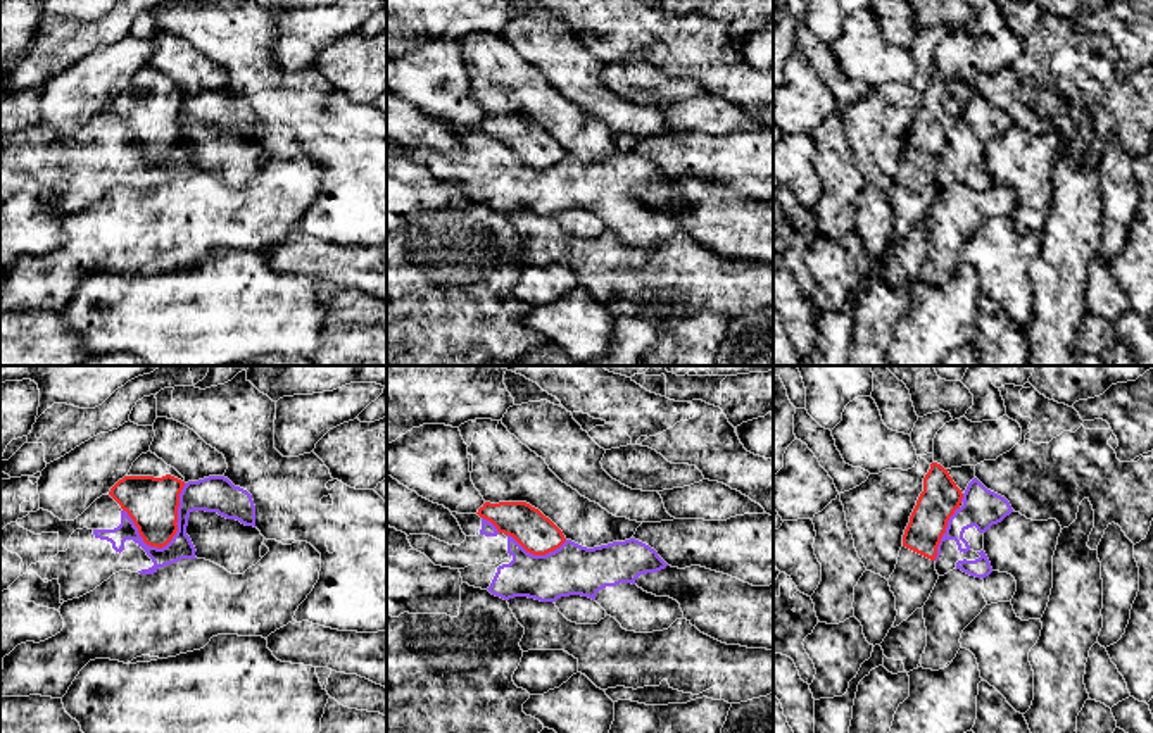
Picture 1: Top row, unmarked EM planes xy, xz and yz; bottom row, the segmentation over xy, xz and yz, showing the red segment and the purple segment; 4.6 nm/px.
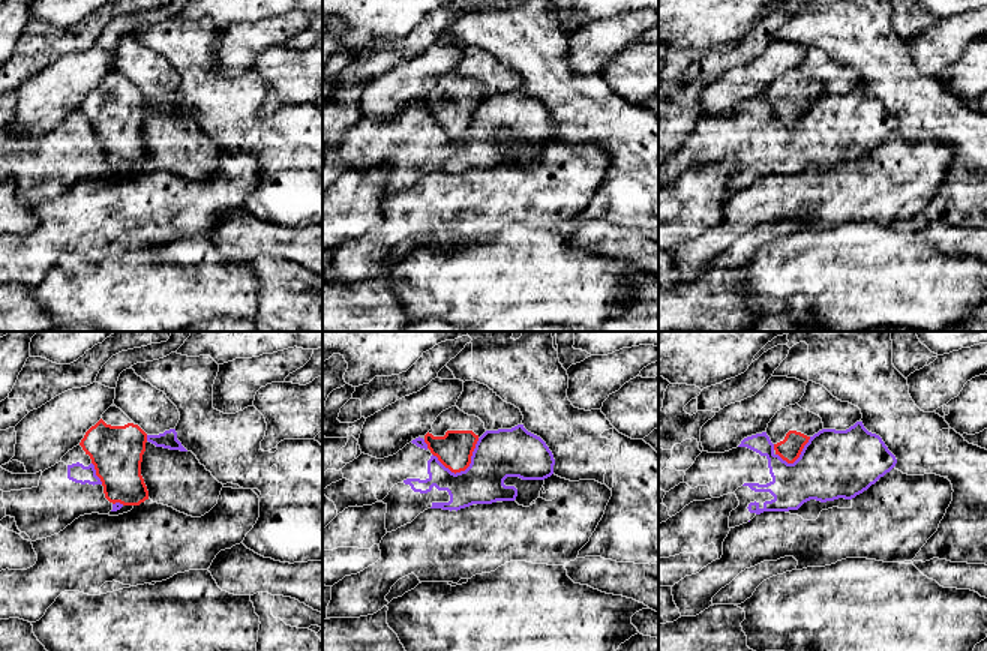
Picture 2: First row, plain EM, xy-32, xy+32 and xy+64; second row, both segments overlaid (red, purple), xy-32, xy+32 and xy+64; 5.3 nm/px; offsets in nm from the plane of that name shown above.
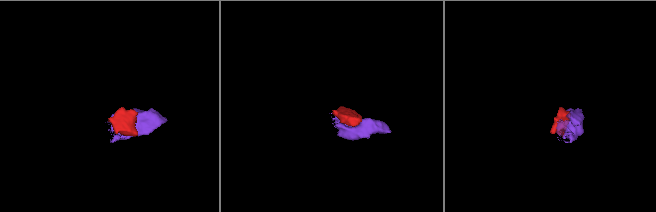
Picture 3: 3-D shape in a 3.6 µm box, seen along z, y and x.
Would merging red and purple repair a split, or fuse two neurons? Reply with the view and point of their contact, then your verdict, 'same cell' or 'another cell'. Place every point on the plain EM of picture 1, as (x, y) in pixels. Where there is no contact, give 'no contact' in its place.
xy (176, 135) | another cell

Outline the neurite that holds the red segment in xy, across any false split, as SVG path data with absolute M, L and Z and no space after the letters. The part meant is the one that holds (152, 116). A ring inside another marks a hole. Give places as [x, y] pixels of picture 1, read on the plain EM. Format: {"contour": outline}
{"contour": "M142 67L129 86L109 109L133 133L140 150L150 160L166 160L178 145L180 107L185 91L155 67Z"}

